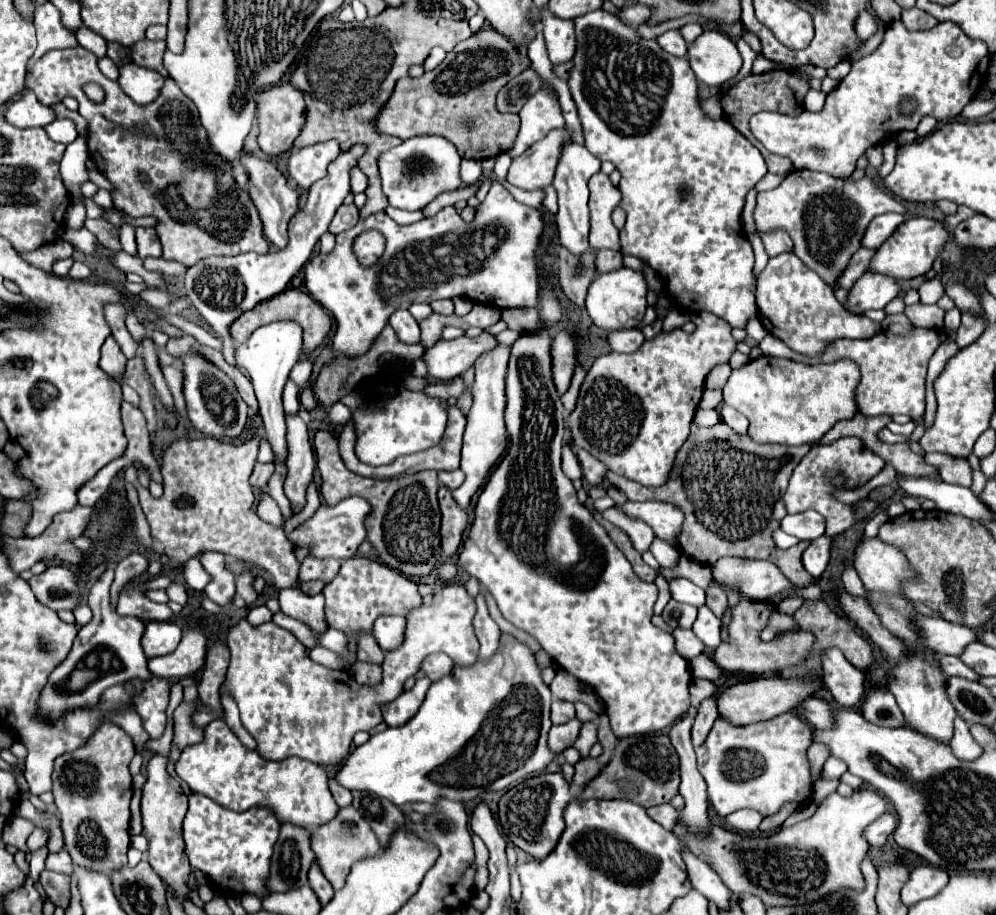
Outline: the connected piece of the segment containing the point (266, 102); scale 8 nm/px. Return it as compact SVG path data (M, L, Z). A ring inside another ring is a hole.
M279 83L267 91L261 91L257 97L257 109L259 109L259 137L257 143L265 155L281 155L287 149L291 149L293 141L301 133L305 125L305 99L301 91L295 91L289 83Z

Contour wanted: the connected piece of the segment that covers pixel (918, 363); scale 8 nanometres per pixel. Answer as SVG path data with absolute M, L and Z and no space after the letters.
M915 329L909 337L895 337L887 331L881 331L869 339L837 339L823 353L809 357L789 349L775 335L765 335L759 343L763 355L785 357L799 363L833 363L835 359L853 359L861 367L861 383L857 387L857 407L863 415L909 415L915 421L921 421L925 415L925 377L927 377L927 361L941 345L937 331L931 329Z

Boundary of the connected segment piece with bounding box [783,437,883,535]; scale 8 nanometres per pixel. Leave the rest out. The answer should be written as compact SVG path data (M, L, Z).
M843 437L843 439L833 441L829 445L817 445L795 467L795 471L789 479L789 489L783 495L783 501L785 501L787 511L791 515L803 513L807 509L819 511L827 519L827 531L825 533L827 535L839 535L845 529L849 529L857 519L867 517L877 507L877 503L873 499L865 499L865 501L859 501L859 509L853 511L853 505L843 505L843 503L835 501L831 495L835 491L831 485L833 477L837 475L837 471L843 471L847 475L847 487L853 489L853 487L859 487L859 485L867 483L869 479L873 479L881 469L883 469L883 459L877 453L873 453L869 447L865 447L863 441L857 437Z

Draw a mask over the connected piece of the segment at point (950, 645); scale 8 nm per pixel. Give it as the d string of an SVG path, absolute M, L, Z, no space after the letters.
M919 617L917 625L921 627L925 643L941 655L961 655L967 645L977 641L977 631L957 627L939 617Z

